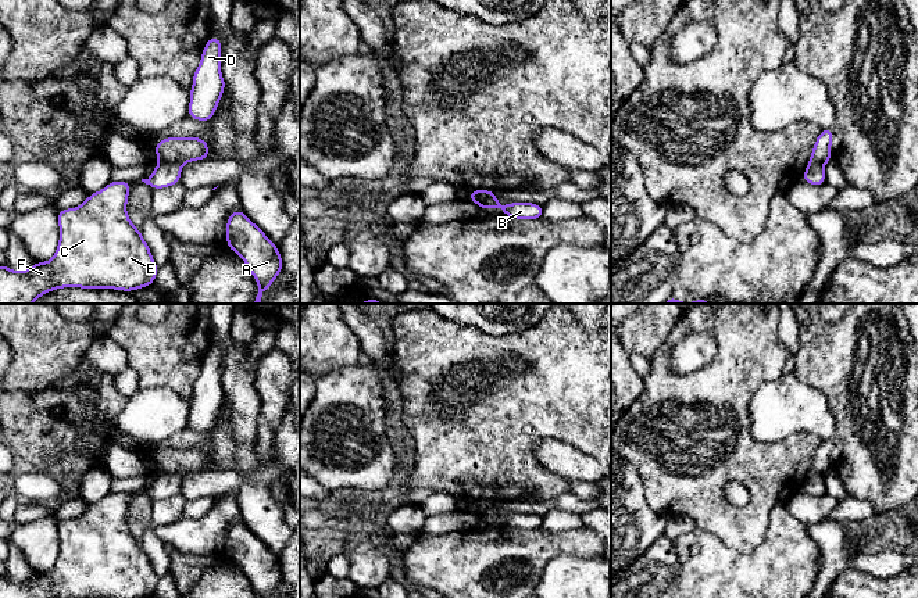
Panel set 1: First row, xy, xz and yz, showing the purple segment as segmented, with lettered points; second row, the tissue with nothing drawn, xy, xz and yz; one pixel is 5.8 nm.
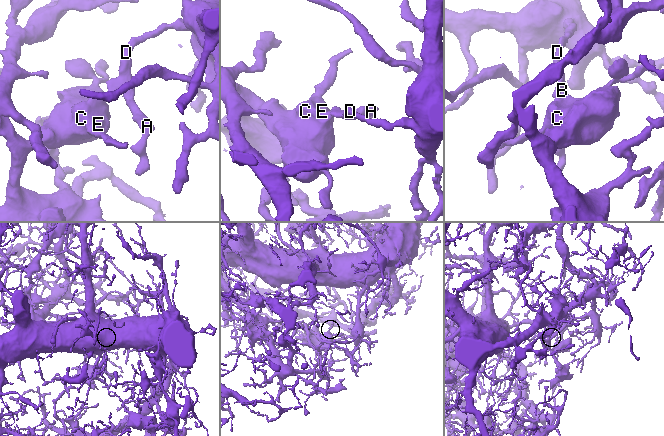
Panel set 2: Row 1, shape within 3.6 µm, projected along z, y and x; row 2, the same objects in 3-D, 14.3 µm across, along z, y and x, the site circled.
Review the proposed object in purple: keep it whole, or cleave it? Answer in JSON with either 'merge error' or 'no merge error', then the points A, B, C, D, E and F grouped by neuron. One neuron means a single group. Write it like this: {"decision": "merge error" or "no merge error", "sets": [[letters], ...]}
{"decision": "merge error", "sets": [["A", "B", "D"], ["C", "E", "F"]]}

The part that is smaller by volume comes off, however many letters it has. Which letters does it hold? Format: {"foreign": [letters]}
{"foreign": ["C", "E", "F"]}

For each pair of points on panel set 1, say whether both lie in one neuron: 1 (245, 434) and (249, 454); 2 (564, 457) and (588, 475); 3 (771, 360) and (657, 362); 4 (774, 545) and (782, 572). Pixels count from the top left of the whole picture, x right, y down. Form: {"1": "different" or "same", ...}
{"1": "same", "2": "same", "3": "same", "4": "same"}

